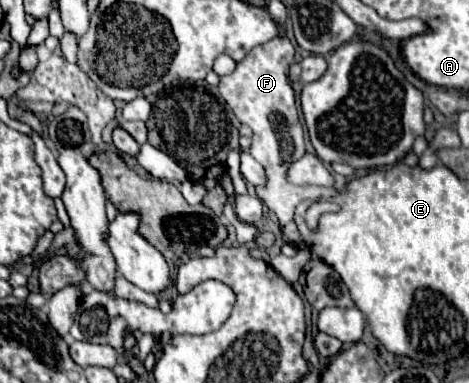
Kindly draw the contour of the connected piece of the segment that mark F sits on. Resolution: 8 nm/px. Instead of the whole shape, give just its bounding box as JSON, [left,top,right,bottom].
[219,39,339,229]

